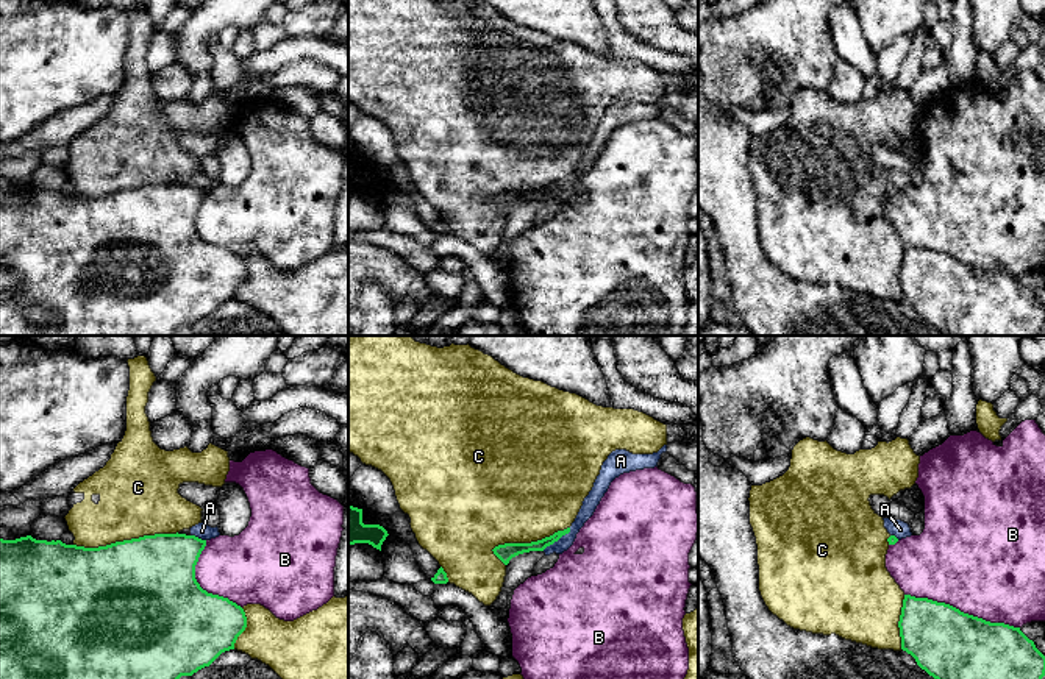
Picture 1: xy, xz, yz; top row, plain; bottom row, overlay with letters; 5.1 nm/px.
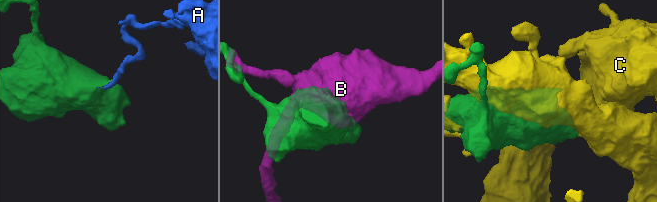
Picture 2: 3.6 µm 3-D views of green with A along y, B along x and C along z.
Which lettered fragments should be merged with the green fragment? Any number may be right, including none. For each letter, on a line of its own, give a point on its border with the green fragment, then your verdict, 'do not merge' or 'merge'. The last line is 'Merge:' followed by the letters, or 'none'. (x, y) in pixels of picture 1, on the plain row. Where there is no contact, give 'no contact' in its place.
A: meets green in xz at (556, 191); do not merge
B: meets green in yz at (962, 263); do not merge
C: meets green in xy at (125, 191); do not merge
Merge: none

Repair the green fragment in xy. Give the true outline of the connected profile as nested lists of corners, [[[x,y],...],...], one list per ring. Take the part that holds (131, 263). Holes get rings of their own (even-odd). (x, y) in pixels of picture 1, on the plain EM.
[[[155,184],[116,192],[98,198],[66,195],[61,190],[0,189],[0,336],[175,336],[181,326],[192,326],[209,317],[222,303],[234,300],[247,278],[241,256],[228,248],[208,244],[195,229],[195,215],[206,190],[186,184]]]

